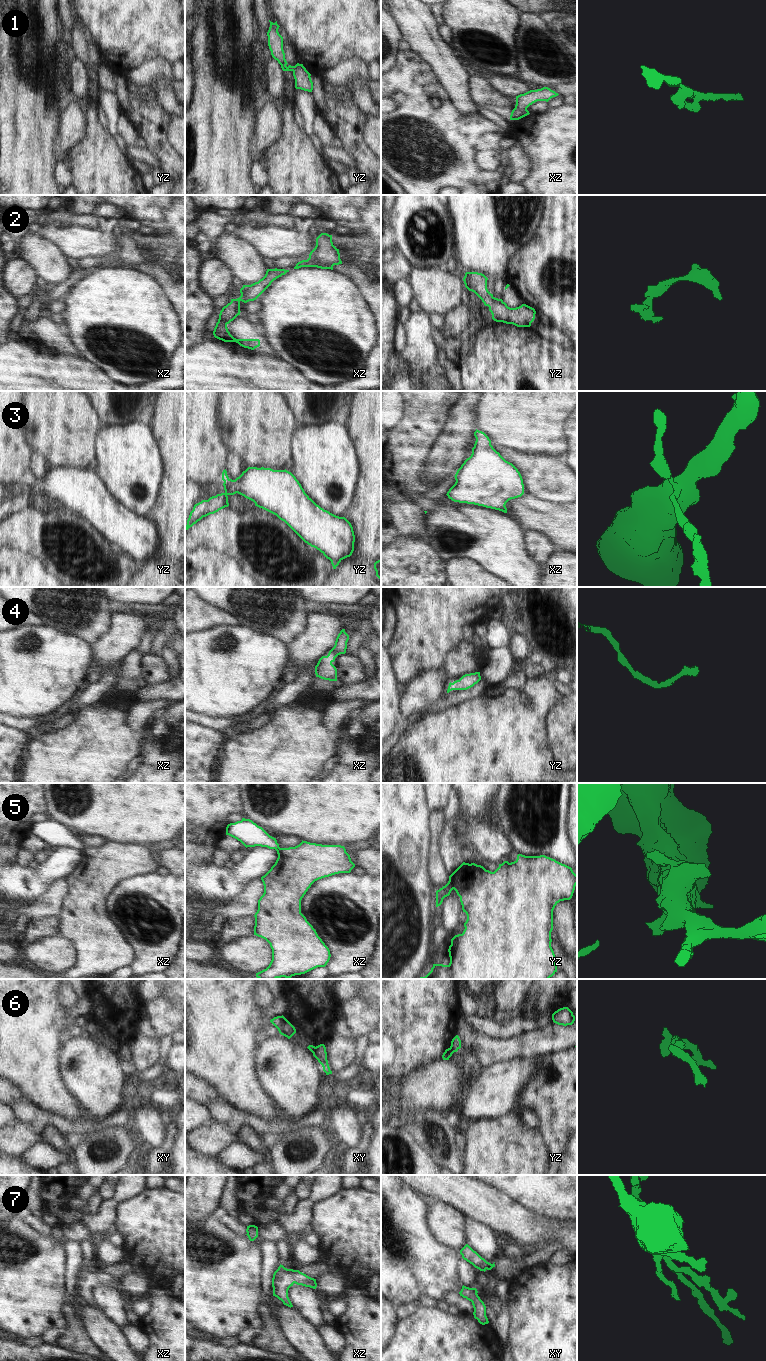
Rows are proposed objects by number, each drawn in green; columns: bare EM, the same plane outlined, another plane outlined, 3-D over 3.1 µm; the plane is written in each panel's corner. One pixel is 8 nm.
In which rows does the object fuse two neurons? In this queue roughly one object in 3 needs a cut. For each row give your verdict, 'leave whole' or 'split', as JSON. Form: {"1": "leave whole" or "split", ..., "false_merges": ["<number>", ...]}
{"1": "leave whole", "2": "leave whole", "3": "leave whole", "4": "leave whole", "5": "split", "6": "split", "7": "leave whole", "false_merges": ["5", "6"]}

